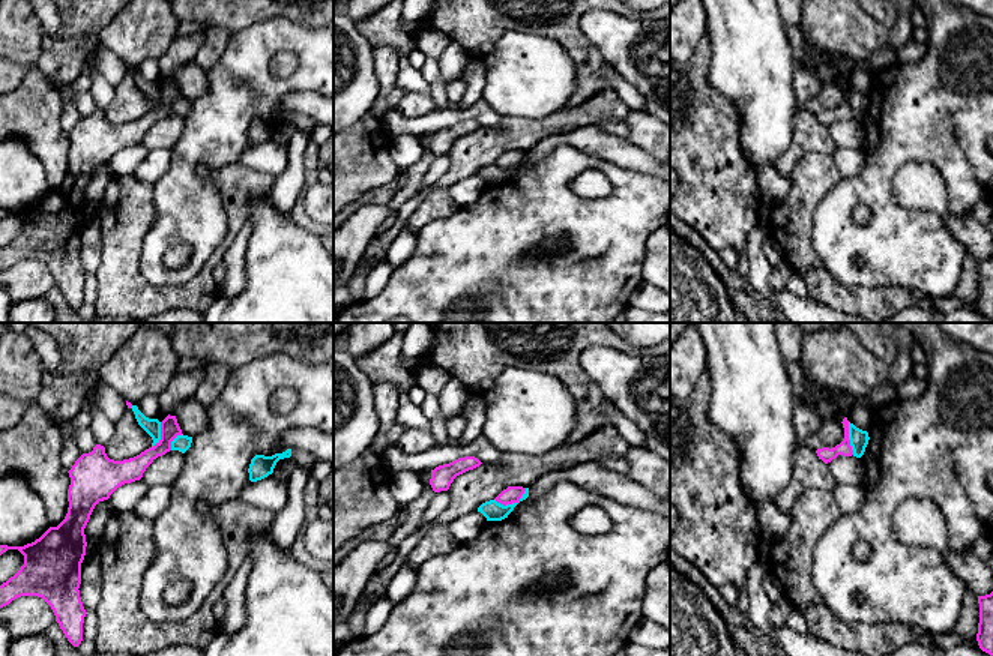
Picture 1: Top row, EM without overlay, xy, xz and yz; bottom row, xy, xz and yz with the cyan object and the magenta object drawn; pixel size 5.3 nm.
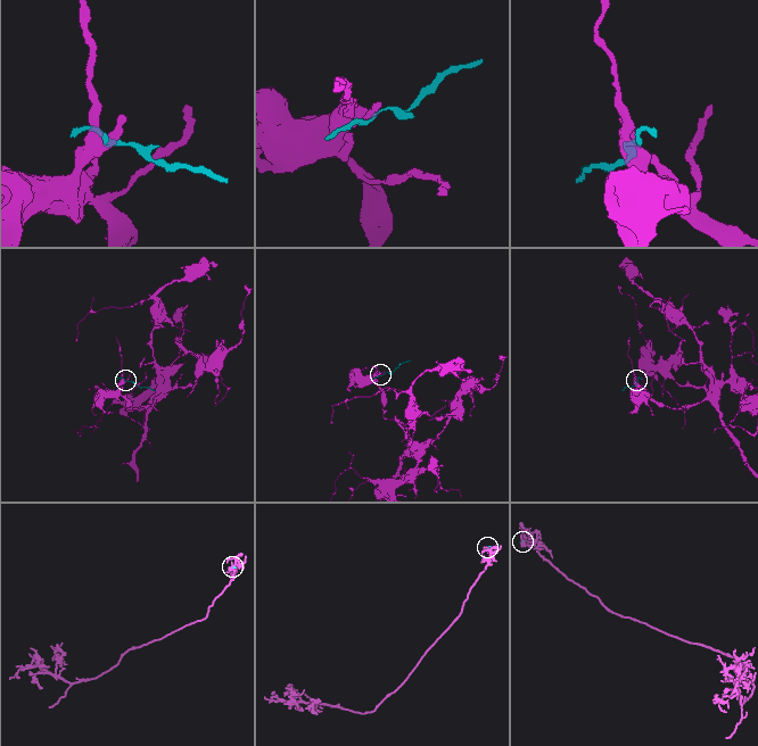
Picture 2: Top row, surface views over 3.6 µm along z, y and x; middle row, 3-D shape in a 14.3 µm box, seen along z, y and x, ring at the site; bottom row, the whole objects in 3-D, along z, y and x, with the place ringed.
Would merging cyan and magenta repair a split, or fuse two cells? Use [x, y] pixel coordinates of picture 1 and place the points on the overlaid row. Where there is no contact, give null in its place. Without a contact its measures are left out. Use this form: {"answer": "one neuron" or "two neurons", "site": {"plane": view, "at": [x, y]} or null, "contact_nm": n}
{"answer": "two neurons", "site": {"plane": "xz", "at": [513, 503]}, "contact_nm": 190}

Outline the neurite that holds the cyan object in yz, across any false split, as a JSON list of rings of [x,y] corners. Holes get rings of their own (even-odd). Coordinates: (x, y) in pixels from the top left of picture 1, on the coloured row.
[[[849,422],[849,440],[853,456],[861,458],[870,440],[868,432],[856,428],[853,423]]]

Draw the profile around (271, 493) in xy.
[[[273,474],[249,482],[240,492],[240,500],[261,509],[272,510],[275,515],[287,506],[288,479]]]

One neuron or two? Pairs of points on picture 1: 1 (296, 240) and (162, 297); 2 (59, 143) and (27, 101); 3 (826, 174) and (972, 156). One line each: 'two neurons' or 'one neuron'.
1: two neurons
2: one neuron
3: two neurons

